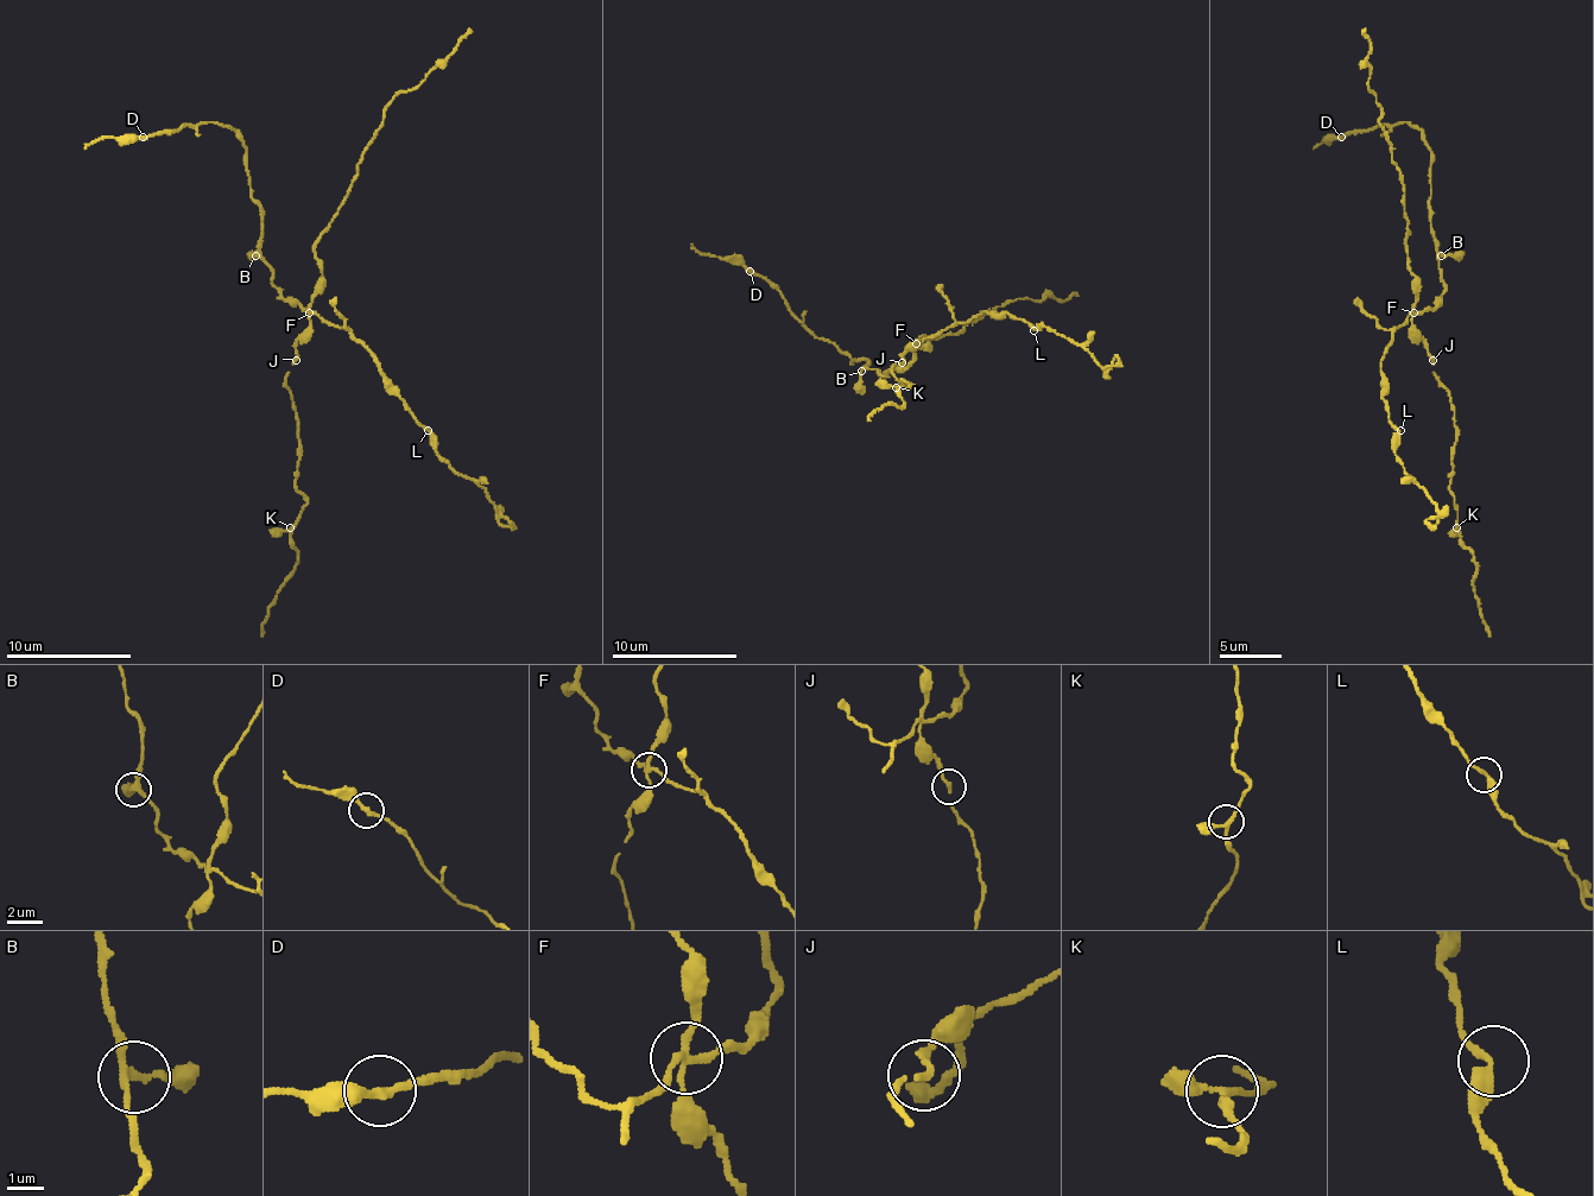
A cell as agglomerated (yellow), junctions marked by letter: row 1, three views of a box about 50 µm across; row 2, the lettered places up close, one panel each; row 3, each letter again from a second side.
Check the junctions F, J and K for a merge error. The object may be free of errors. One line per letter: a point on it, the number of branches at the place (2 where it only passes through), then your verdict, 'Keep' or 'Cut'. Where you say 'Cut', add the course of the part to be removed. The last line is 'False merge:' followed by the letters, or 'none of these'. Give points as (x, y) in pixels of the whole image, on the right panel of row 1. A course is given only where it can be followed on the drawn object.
F: Place: (1414, 312). Branches: 4. Cut. Course of the part to remove: (1412, 311), (1428, 311), (1444, 293), (1425, 137), (1406, 121), (1376, 124), (1326, 137), (1313, 150)
J: Place: (1433, 360). Branches: 2. Keep
K: Place: (1456, 527). Branches: 3. Keep
False merge: F

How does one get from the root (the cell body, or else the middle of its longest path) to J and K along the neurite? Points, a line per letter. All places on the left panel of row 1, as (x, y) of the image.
J: (296, 305), (309, 315), (309, 330), (296, 343), (296, 359)
K: (296, 305), (309, 315), (309, 330), (296, 343), (286, 387), (299, 430), (296, 489), (305, 506), (290, 527)

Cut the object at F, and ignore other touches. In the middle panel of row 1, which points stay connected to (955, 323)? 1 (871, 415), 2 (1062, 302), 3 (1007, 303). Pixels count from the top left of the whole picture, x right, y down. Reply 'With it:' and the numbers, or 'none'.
With it: none

